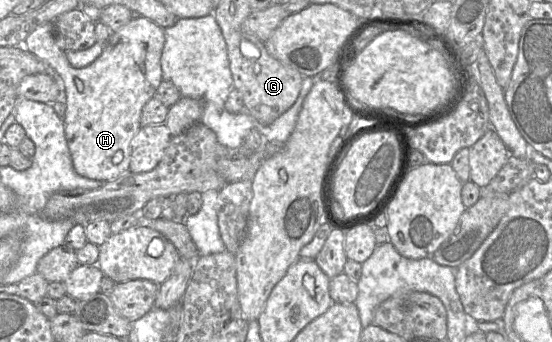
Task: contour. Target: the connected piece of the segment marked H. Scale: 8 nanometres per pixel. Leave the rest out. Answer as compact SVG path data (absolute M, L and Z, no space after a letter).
M134 16L126 25L112 32L101 55L90 65L75 68L56 42L53 22L46 22L33 30L22 46L47 63L61 77L66 93L64 115L65 137L74 170L82 177L109 182L129 172L130 142L141 128L140 118L144 105L155 95L161 84L161 55L165 44L164 29L143 16Z

